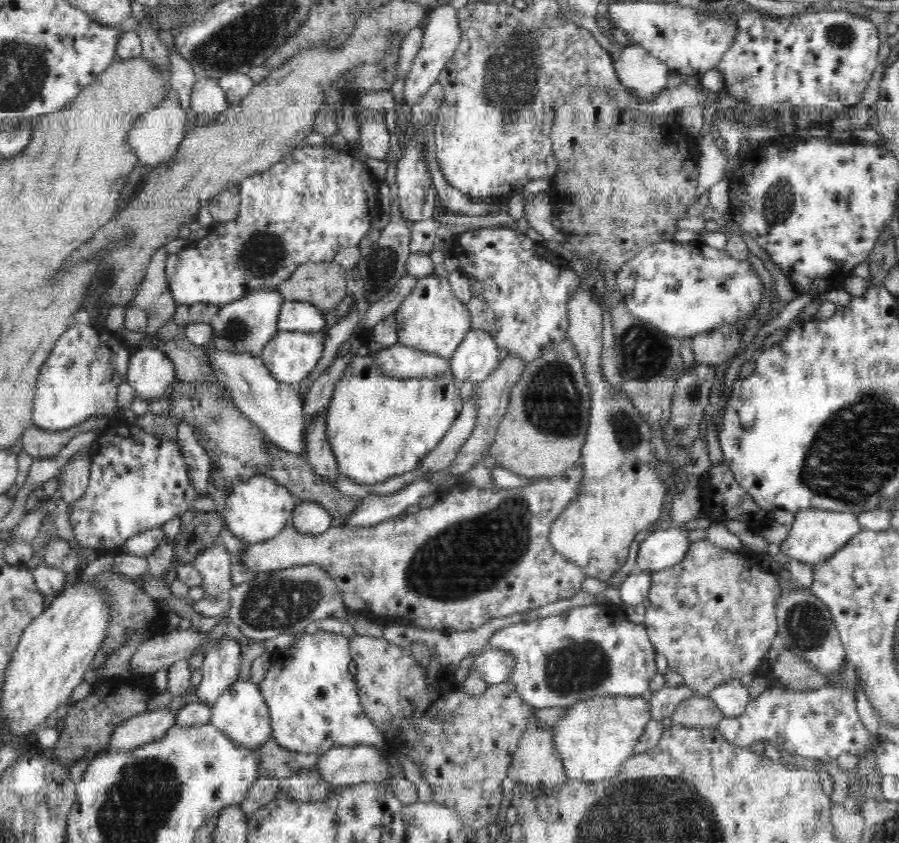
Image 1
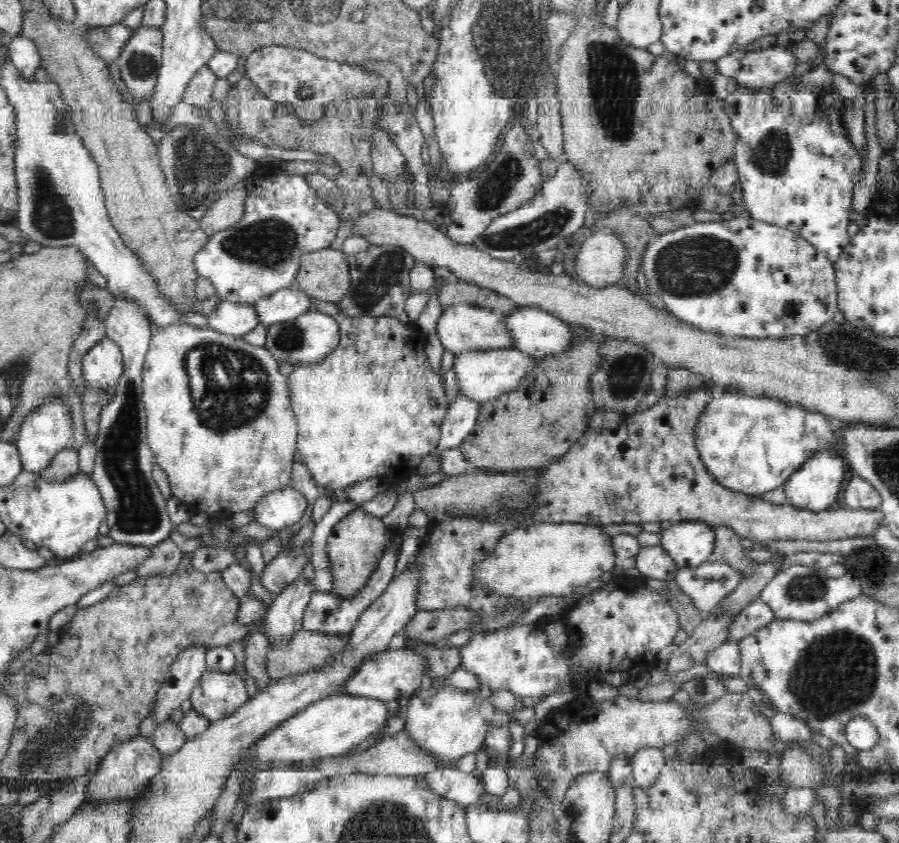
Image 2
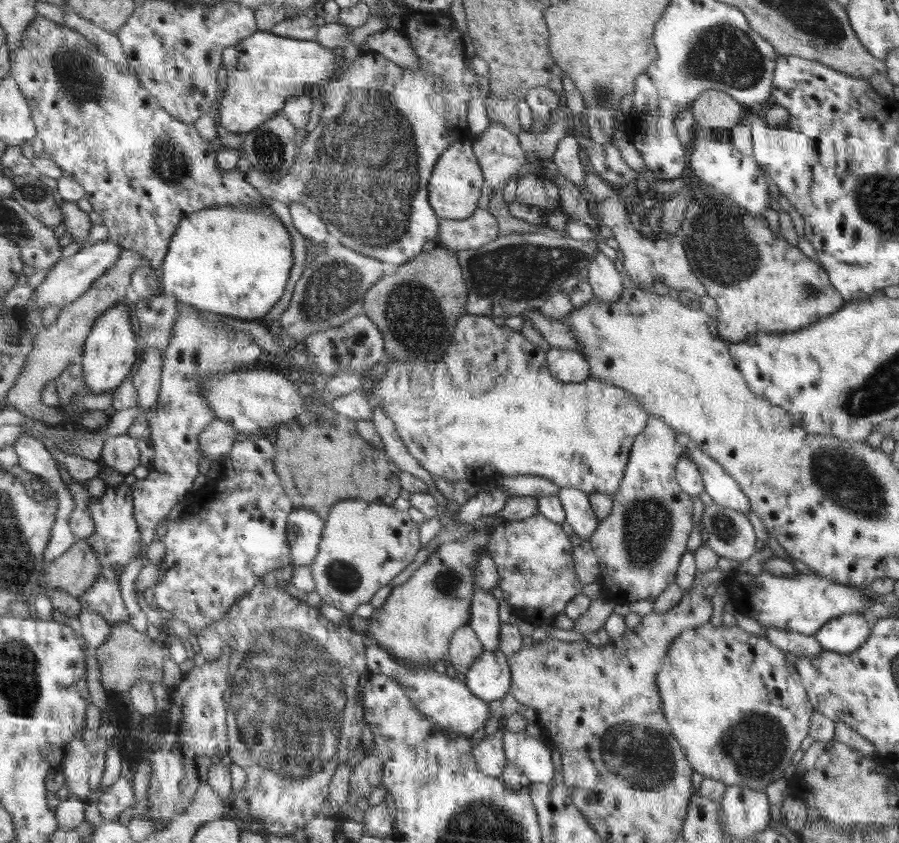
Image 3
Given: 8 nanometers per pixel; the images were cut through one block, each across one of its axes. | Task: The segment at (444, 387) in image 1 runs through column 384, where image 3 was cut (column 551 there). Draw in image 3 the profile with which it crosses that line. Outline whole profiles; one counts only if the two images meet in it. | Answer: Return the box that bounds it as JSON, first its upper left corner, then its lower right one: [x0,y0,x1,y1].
[366,314,650,496]

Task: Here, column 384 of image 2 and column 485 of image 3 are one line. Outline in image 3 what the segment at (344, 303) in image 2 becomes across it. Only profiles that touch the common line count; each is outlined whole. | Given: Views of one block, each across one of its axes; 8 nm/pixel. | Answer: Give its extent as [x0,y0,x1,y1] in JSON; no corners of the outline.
[455,224,600,319]

